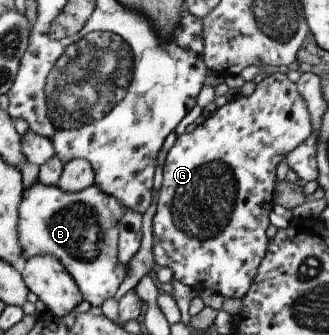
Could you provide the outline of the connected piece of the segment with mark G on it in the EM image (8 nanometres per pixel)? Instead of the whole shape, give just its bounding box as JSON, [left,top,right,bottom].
[151,72,311,299]

